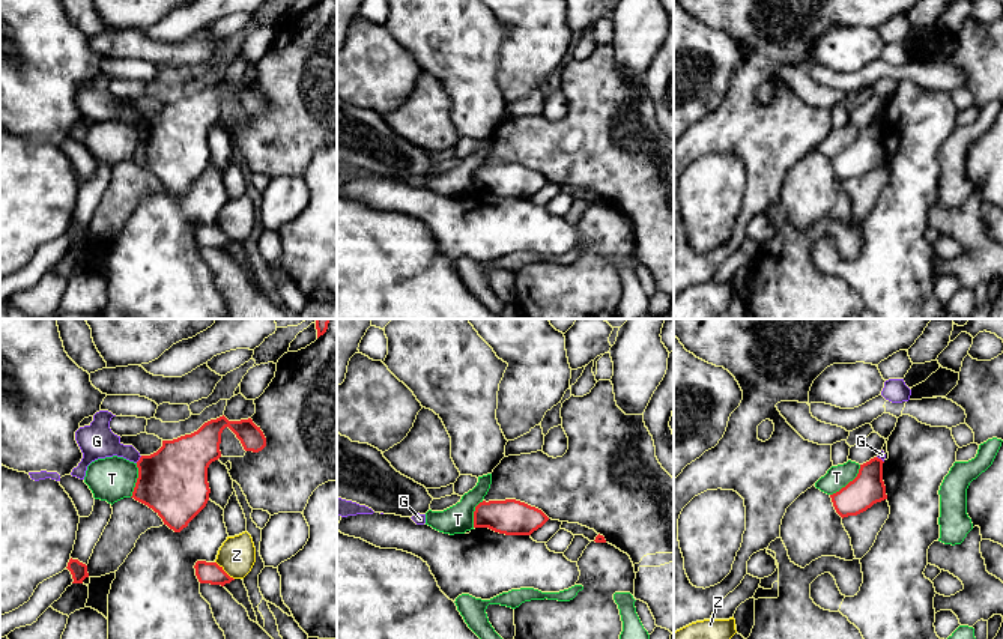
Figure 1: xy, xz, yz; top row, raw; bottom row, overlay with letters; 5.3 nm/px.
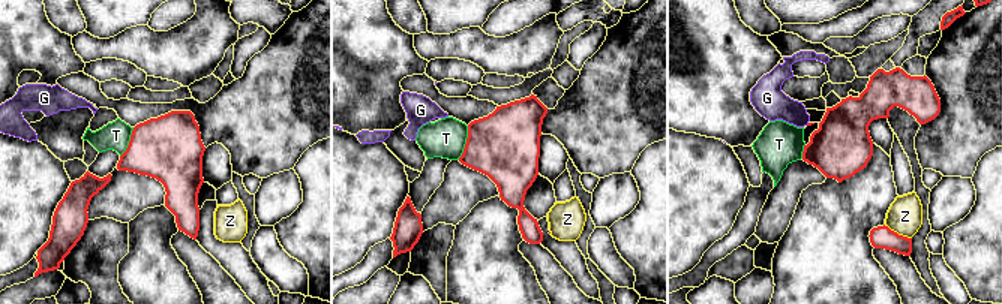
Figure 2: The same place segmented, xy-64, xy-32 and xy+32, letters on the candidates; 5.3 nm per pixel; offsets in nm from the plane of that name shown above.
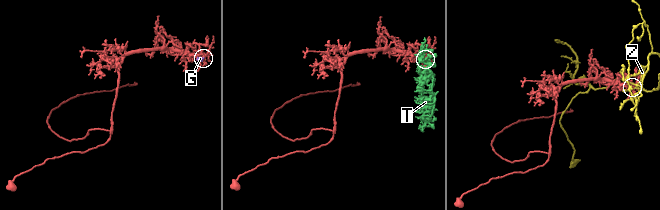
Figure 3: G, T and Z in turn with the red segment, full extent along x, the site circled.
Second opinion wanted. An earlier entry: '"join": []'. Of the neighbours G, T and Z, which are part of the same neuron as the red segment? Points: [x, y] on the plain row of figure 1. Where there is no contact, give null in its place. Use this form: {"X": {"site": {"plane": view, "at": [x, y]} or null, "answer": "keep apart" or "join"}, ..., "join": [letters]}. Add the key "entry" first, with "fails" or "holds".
{"entry": "holds", "G": {"site": {"plane": "xy", "at": [140, 122]}, "answer": "keep apart"}, "T": {"site": {"plane": "yz", "at": [850, 145]}, "answer": "keep apart"}, "Z": {"site": {"plane": "xy", "at": [223, 233]}, "answer": "keep apart"}, "join": []}

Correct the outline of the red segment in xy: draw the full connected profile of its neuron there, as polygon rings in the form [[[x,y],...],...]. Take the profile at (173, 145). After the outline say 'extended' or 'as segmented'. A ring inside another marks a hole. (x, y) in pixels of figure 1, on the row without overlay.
[[[224,78],[197,95],[173,104],[137,125],[135,164],[152,171],[174,195],[180,195],[209,164],[208,131],[221,120],[221,96],[229,90],[245,114],[259,116],[266,101],[251,81],[229,84]]]; as segmented

